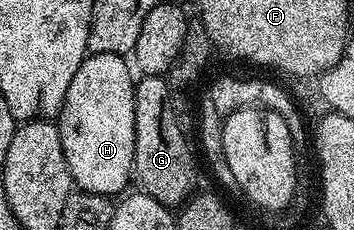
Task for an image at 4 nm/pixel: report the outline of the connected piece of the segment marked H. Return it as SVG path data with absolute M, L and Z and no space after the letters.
M90 53L75 76L71 76L71 88L67 88L67 96L61 105L59 127L63 155L66 156L72 185L88 194L120 195L126 189L124 186L128 184L129 178L131 182L135 152L135 77L133 78L134 71L131 66L129 71L128 65L130 63L119 54Z

